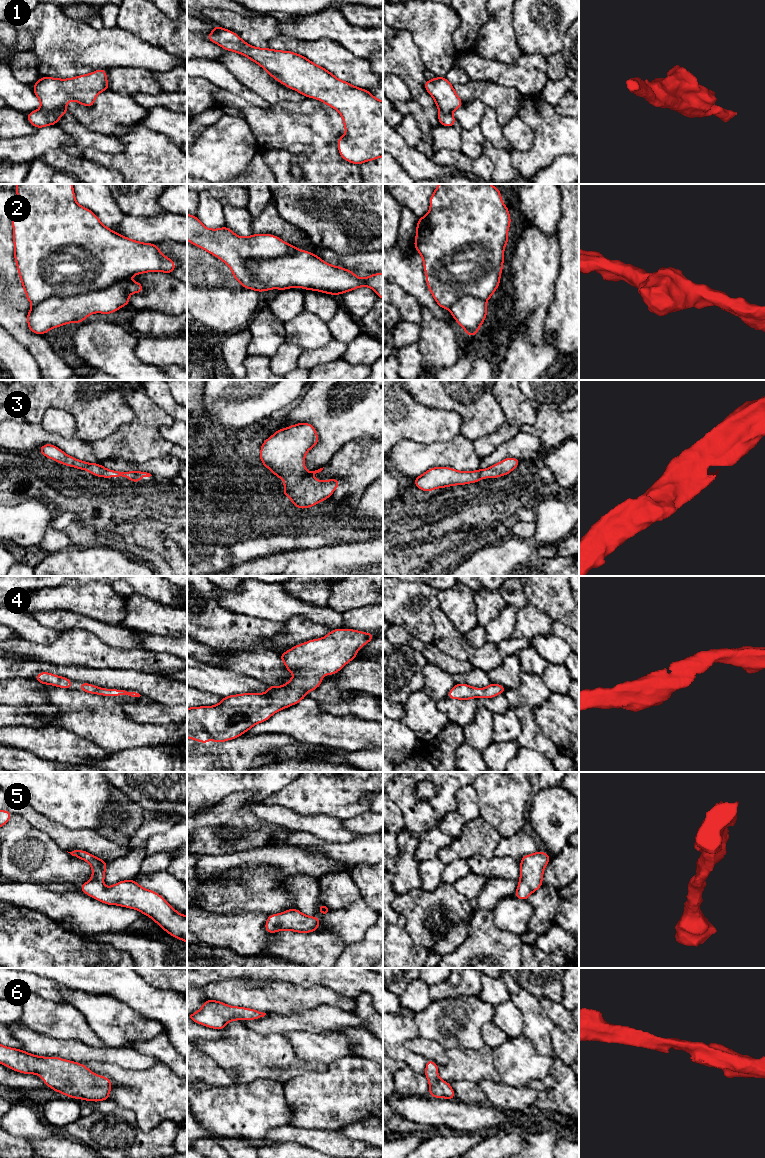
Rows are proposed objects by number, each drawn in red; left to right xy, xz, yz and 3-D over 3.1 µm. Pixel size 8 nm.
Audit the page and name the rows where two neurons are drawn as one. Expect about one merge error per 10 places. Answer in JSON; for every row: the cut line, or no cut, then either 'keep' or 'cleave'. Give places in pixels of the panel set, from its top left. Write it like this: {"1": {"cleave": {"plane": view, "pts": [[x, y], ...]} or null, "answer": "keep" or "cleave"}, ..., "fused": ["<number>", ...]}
{"1": {"cleave": null, "answer": "keep"}, "2": {"cleave": {"plane": "xy", "pts": [[126, 278], [91, 292], [72, 296], [50, 296], [33, 306]]}, "answer": "cleave"}, "3": {"cleave": null, "answer": "keep"}, "4": {"cleave": null, "answer": "keep"}, "5": {"cleave": null, "answer": "keep"}, "6": {"cleave": null, "answer": "keep"}, "fused": ["2"]}

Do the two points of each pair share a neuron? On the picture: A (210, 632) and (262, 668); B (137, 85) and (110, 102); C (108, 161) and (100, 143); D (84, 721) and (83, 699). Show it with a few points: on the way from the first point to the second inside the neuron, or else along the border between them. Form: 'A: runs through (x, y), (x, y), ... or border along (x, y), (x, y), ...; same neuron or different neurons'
A: border along (259, 646), (243, 649), (216, 648); different neurons
B: border along (110, 88), (119, 93), (128, 94), (131, 97); different neurons
C: border along (124, 146), (118, 153), (104, 153), (84, 148); different neurons
D: border along (61, 706), (67, 709), (78, 710), (107, 707); different neurons

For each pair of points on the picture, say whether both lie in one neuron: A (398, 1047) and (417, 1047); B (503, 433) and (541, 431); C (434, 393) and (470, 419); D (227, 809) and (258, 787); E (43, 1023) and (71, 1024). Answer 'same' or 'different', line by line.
A: different
B: different
C: same
D: different
E: same

